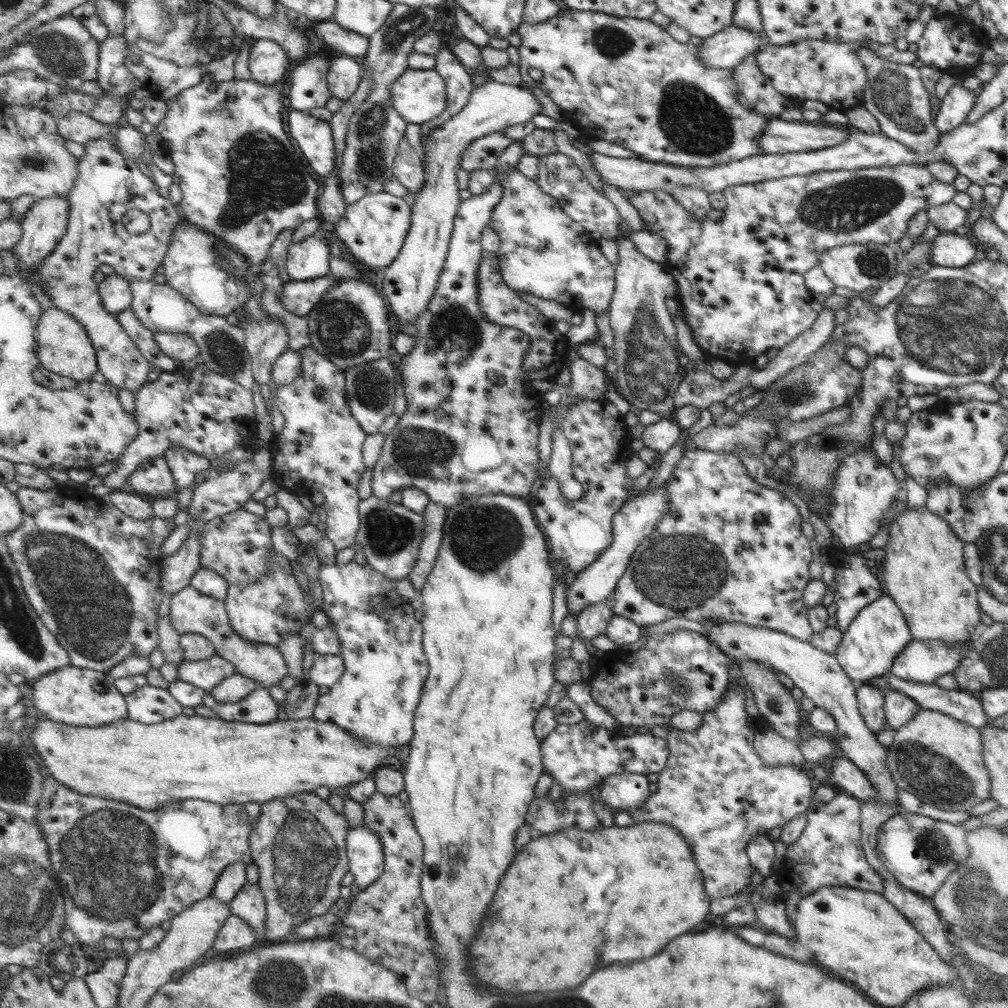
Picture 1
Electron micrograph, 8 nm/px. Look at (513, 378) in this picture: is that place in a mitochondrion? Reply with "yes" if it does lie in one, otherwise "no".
no

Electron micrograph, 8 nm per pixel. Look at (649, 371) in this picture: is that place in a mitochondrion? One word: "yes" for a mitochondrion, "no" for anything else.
yes

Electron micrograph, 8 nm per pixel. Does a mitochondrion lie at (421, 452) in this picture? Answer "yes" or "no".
yes

